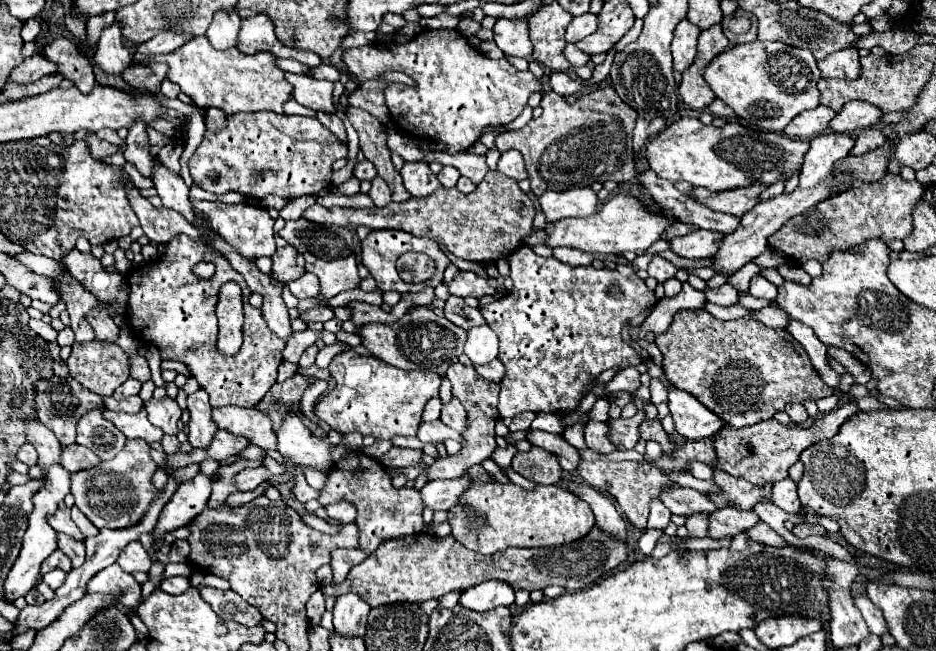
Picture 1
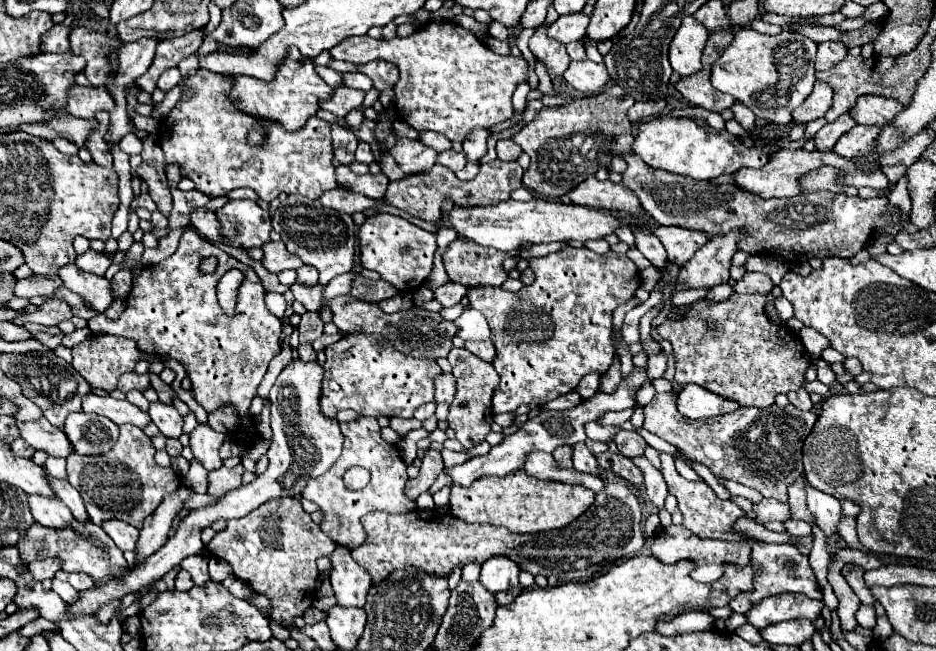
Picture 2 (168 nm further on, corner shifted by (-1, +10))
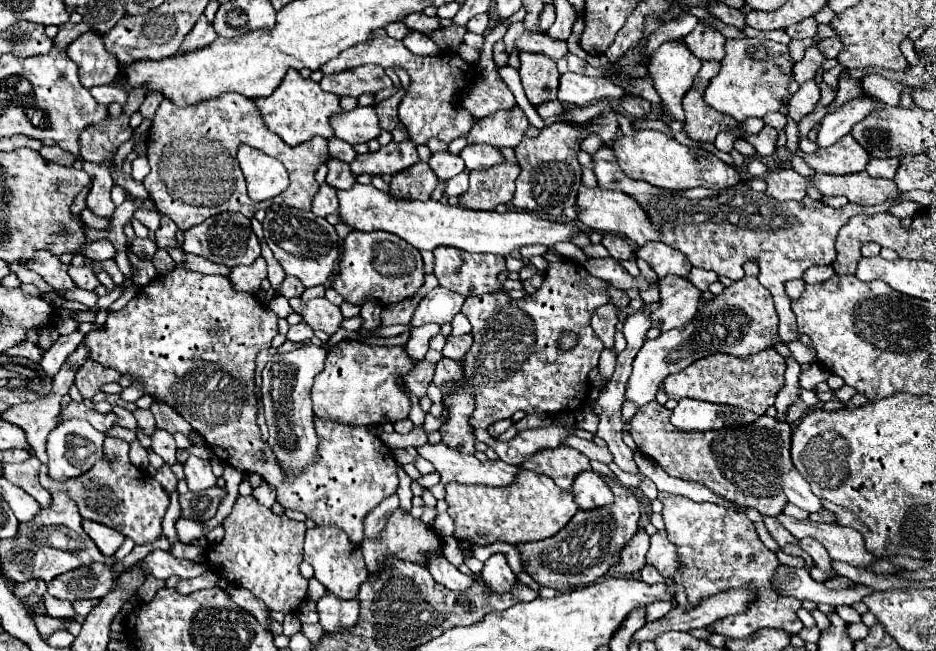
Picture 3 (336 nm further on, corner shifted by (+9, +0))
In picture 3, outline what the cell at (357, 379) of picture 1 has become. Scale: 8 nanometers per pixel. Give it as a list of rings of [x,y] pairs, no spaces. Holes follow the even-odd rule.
[[[342,341],[328,351],[326,365],[314,379],[314,415],[348,425],[384,425],[406,419],[412,401],[406,393],[404,377],[416,367],[404,347],[382,347],[366,341]]]

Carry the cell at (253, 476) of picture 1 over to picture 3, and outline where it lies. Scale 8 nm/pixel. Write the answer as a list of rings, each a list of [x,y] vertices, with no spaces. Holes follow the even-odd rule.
[[[210,487],[206,491],[188,491],[186,495],[180,495],[180,505],[182,505],[182,517],[188,519],[200,519],[200,521],[208,521],[216,515],[222,499],[226,497],[226,489],[224,487]]]

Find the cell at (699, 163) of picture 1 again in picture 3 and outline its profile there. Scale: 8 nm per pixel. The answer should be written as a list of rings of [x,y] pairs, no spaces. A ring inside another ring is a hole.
[[[644,129],[634,137],[620,135],[612,143],[614,153],[618,155],[618,163],[624,173],[632,179],[648,181],[650,185],[664,187],[670,191],[690,189],[690,187],[708,187],[708,189],[728,189],[740,183],[740,173],[736,167],[720,161],[716,155],[704,155],[702,149],[686,147],[678,143],[674,137],[668,137],[660,131]]]

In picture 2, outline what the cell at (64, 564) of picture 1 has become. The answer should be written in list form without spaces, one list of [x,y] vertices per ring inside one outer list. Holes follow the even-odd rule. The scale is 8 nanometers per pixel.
[[[42,559],[42,561],[32,561],[28,565],[28,571],[32,573],[34,579],[44,581],[44,579],[52,579],[54,573],[62,567],[62,563],[58,559]]]

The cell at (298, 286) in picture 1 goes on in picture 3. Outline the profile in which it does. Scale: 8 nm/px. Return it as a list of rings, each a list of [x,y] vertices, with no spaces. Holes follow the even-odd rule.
[[[286,277],[282,287],[280,287],[280,295],[284,295],[286,299],[292,299],[292,297],[300,297],[304,293],[304,285],[300,283],[300,279],[296,277]]]

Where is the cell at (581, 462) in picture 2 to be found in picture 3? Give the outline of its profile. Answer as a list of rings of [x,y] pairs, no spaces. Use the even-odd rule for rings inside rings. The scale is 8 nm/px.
[[[582,471],[576,475],[572,493],[580,509],[592,509],[600,505],[612,503],[612,491],[604,483],[604,479],[594,471]]]

